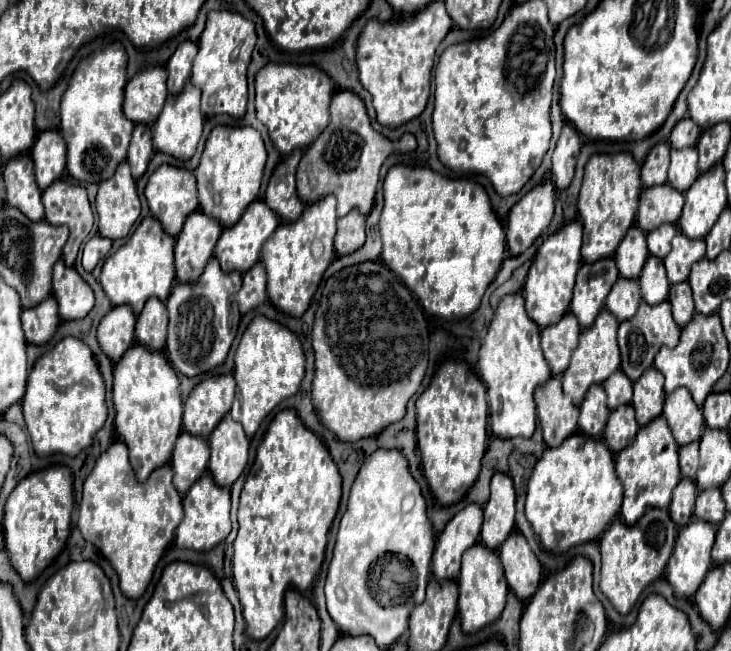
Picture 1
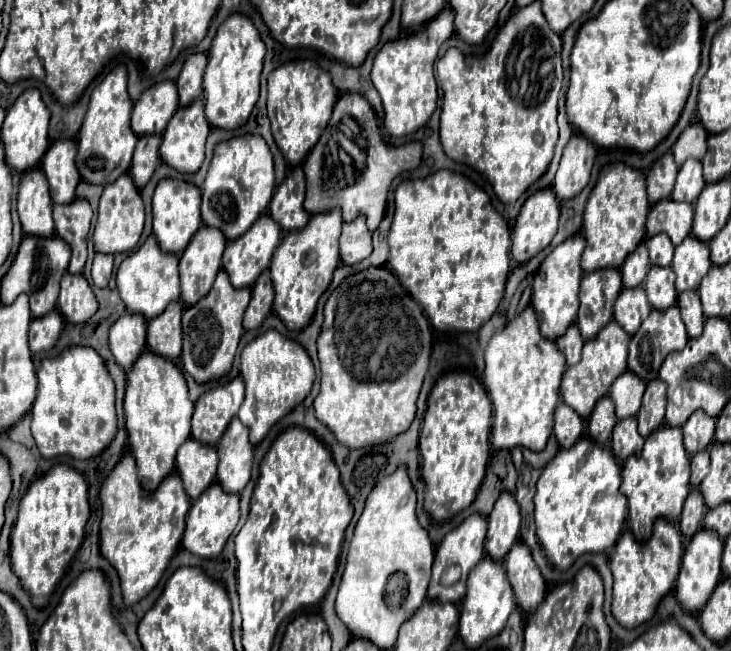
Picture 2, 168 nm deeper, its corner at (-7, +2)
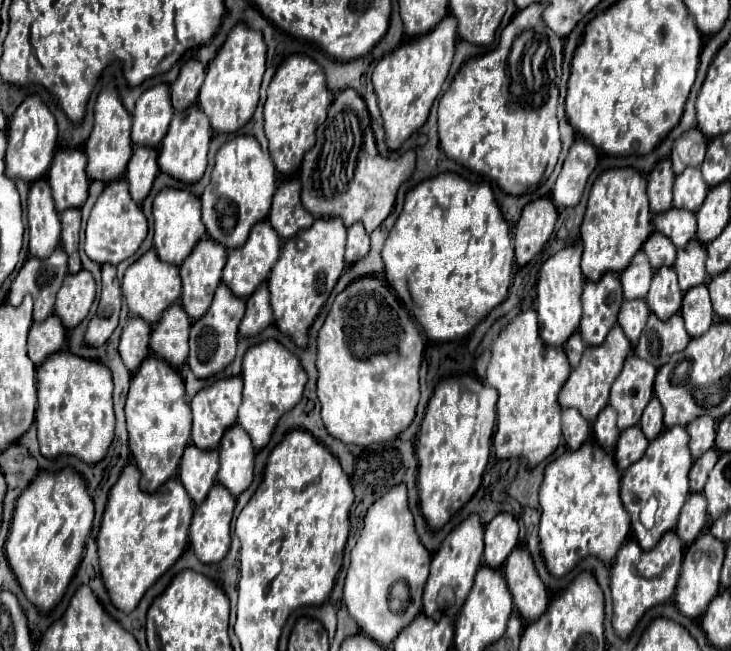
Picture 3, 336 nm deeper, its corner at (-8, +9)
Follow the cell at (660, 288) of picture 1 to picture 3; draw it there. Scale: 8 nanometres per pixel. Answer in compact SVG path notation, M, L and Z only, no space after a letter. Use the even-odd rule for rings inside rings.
M661 267L651 281L651 289L647 295L647 305L649 309L659 317L659 319L669 319L669 315L679 313L681 309L681 299L683 293L677 285L677 275L669 267Z

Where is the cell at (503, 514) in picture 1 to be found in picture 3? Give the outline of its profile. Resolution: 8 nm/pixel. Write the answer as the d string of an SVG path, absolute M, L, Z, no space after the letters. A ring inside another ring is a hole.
M499 513L485 527L485 553L483 563L493 569L501 569L507 555L515 549L519 525L509 513Z

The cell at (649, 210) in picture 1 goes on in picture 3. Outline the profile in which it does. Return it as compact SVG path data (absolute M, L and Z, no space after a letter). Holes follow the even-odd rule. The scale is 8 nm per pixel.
M671 209L667 213L655 215L653 225L659 233L667 235L677 249L685 249L687 243L695 239L695 231L697 231L695 213L679 211L679 209Z

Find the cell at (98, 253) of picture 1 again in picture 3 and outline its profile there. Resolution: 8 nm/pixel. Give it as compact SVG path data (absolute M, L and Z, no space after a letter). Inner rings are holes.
M103 265L103 289L101 289L101 301L99 307L93 315L93 319L87 325L87 331L83 335L83 345L85 347L99 347L103 345L113 331L119 325L119 313L121 313L121 283L115 277L115 267L113 265Z

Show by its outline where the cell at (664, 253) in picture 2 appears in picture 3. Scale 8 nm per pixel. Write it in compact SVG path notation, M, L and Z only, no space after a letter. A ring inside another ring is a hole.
M659 231L651 233L643 245L643 251L655 271L661 267L673 267L677 255L677 247L673 247L673 243L669 243L669 237L661 235Z

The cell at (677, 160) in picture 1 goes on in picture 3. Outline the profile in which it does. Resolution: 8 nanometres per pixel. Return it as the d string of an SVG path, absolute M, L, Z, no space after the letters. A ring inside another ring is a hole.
M685 169L685 173L677 175L673 185L673 207L697 211L705 201L709 187L701 175L701 169Z

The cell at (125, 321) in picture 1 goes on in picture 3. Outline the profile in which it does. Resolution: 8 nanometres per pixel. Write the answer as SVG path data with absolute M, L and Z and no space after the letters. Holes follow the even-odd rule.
M131 317L121 333L119 353L131 373L135 373L137 367L143 363L143 359L149 355L149 335L151 325L139 317Z

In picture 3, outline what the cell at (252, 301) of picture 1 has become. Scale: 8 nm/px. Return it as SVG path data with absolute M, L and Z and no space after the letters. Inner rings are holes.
M263 283L249 299L247 299L247 311L239 325L241 337L253 337L261 333L265 327L269 327L273 321L271 305L269 305L269 289L267 283Z

